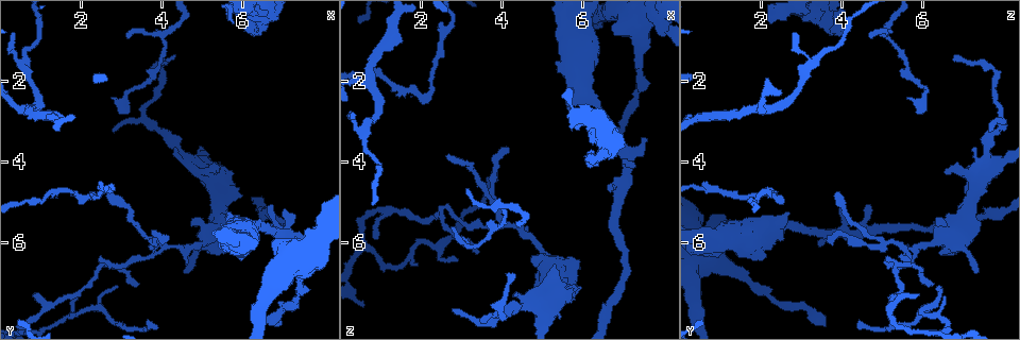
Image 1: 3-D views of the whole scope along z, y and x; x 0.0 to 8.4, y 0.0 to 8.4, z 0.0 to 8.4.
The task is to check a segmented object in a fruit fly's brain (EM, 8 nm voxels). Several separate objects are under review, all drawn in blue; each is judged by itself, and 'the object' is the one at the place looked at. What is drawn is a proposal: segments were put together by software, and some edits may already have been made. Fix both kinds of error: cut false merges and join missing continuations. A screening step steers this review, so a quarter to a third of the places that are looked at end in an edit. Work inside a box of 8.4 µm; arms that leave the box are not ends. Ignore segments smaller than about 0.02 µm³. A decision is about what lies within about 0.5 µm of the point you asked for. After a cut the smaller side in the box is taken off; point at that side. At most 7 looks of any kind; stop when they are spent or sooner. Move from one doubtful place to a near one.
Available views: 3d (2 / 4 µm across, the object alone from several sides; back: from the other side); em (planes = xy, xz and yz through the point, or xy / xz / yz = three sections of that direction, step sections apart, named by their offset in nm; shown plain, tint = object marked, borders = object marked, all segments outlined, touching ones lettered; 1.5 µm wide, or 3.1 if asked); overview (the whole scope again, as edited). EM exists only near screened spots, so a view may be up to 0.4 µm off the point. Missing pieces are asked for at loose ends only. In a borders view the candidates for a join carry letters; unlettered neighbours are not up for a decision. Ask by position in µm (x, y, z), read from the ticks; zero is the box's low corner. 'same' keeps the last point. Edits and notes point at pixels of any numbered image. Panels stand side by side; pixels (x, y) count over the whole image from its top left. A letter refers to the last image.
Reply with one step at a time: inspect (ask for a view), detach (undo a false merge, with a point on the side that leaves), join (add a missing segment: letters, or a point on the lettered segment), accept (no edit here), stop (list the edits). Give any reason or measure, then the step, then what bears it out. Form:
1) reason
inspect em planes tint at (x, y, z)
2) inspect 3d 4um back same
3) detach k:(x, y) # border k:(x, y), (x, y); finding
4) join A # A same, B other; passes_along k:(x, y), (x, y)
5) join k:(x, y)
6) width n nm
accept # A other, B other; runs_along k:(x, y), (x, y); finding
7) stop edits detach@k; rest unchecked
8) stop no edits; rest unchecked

branch point
inspect em planes tint at (4.05, 6.10, 5.55)

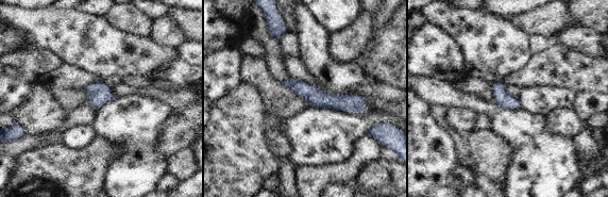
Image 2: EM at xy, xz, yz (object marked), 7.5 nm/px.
what lies round it
inspect em planes borders same

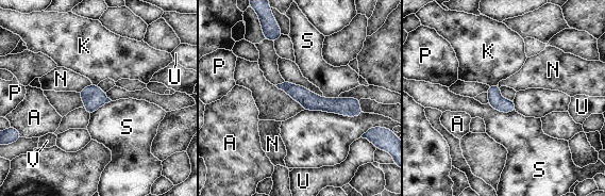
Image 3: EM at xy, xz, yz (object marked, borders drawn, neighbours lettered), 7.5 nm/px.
accept # A other, K other, N other, P other, S other, U other, V other; all the same cell

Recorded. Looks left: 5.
inspect 3d 2um at (4.10, 5.95, 3.65)

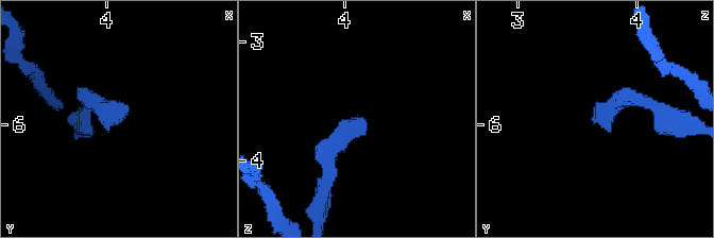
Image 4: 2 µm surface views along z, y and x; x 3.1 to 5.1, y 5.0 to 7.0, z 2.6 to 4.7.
shape alone is not enough
inspect em xz step 4 borders at (4.08, 5.98, 3.60)

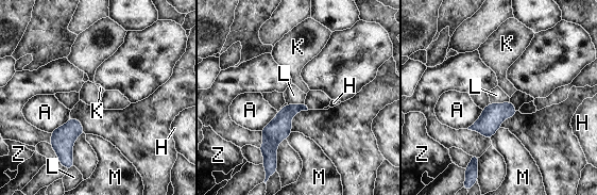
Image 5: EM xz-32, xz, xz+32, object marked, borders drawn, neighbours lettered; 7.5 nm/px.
inspect em planes borders same

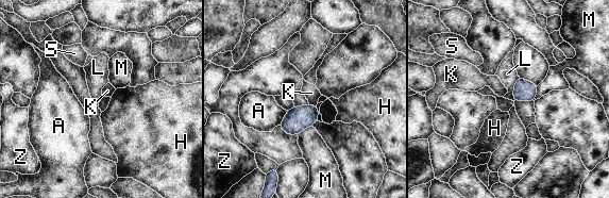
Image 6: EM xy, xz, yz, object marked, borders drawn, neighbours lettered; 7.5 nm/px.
width 160 nm
accept # A other, H other, K other, L other, M other, S other, Z other; border 6:(519, 77), (514, 83), (512, 100); no lettered segment goes on from it

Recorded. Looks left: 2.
stops while still wide
inspect em planes tint at (5.70, 5.30, 2.70)

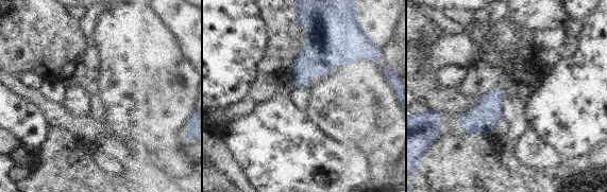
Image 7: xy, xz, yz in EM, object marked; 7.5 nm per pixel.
what lies round it
inspect em planes borders same

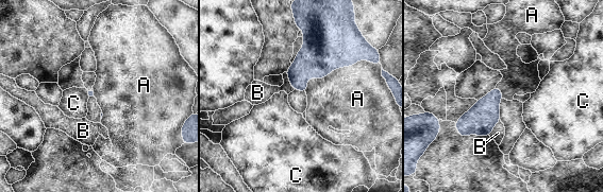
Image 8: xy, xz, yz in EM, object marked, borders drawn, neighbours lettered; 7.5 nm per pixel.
accept # A other, B other, C other; border 8:(361, 58), (308, 76), (305, 92); no lettered segment goes on from it

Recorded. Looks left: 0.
stop no edits; rest unchecked

